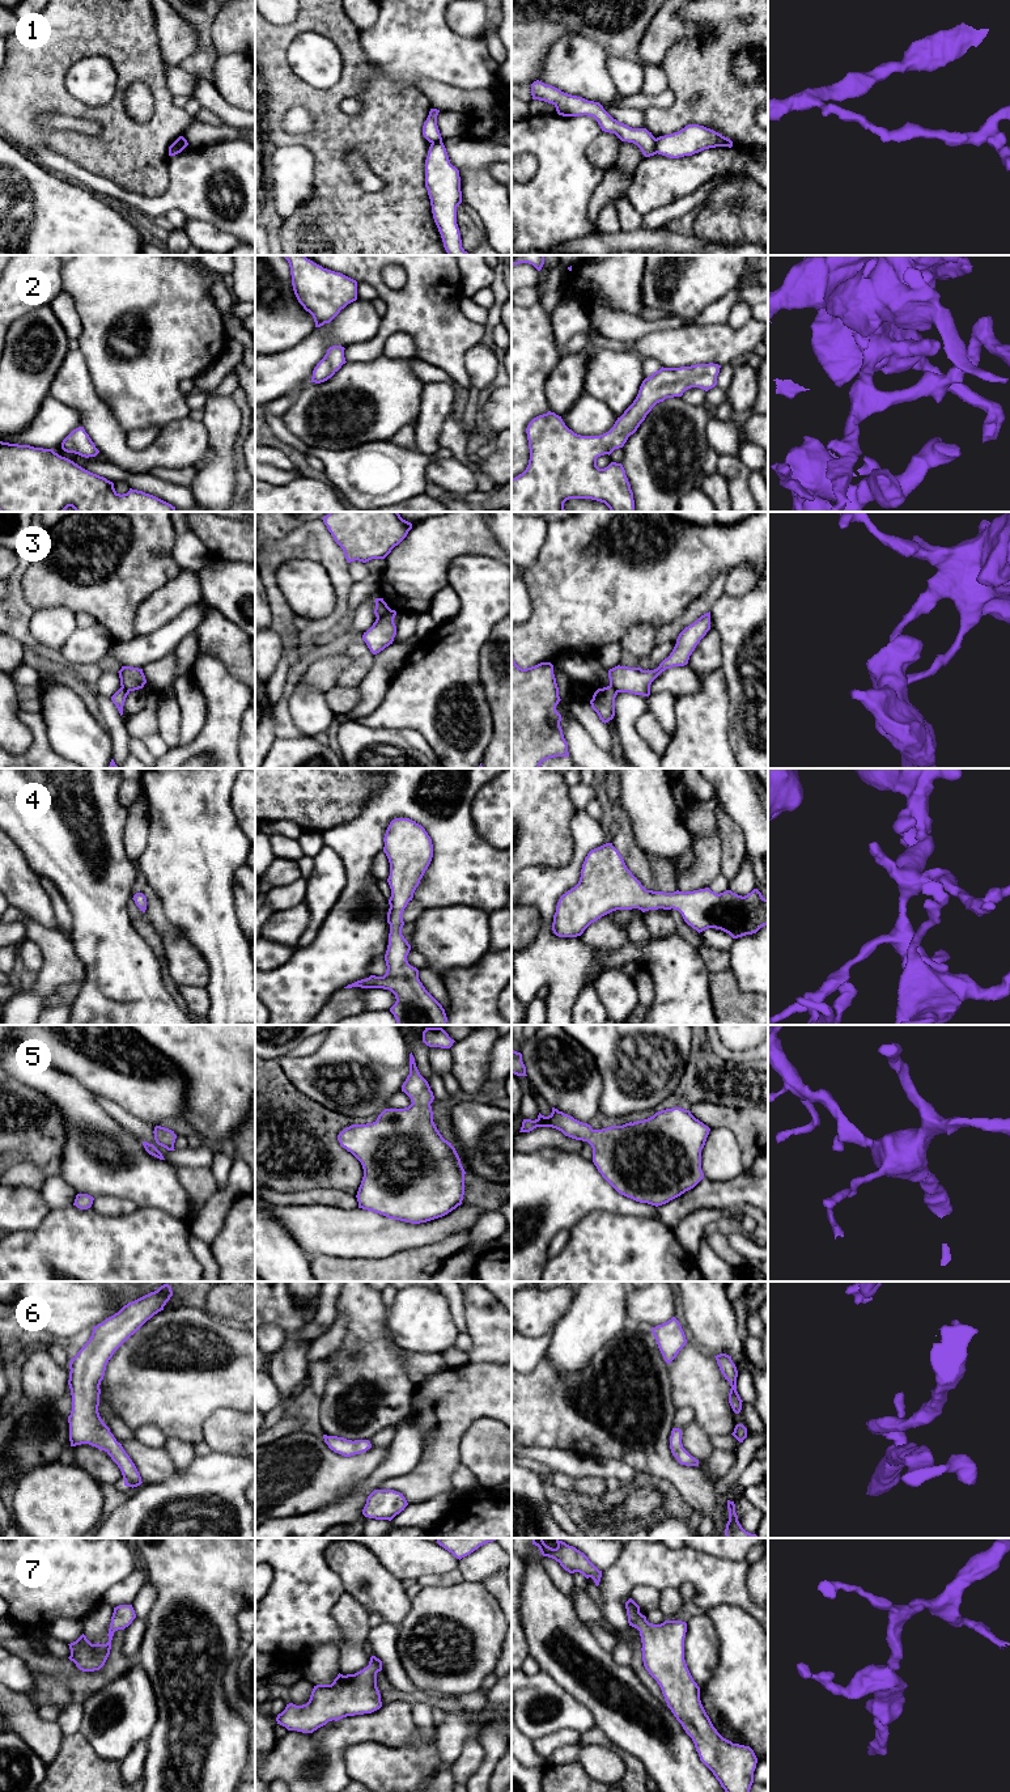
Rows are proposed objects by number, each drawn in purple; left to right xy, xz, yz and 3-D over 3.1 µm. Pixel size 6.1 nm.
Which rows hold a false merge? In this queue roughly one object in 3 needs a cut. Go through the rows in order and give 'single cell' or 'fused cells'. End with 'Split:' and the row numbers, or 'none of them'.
1: fused cells
2: single cell
3: fused cells
4: single cell
5: single cell
6: single cell
7: single cell
Split: 1, 3

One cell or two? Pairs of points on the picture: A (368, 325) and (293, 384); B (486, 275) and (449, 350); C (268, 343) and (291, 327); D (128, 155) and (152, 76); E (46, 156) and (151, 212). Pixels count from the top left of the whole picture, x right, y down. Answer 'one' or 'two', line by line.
A: one
B: two
C: one
D: one
E: one

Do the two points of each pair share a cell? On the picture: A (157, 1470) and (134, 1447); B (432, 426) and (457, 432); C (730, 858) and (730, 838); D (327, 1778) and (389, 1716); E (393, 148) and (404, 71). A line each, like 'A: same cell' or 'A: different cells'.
A: same cell
B: different cells
C: same cell
D: same cell
E: different cells

